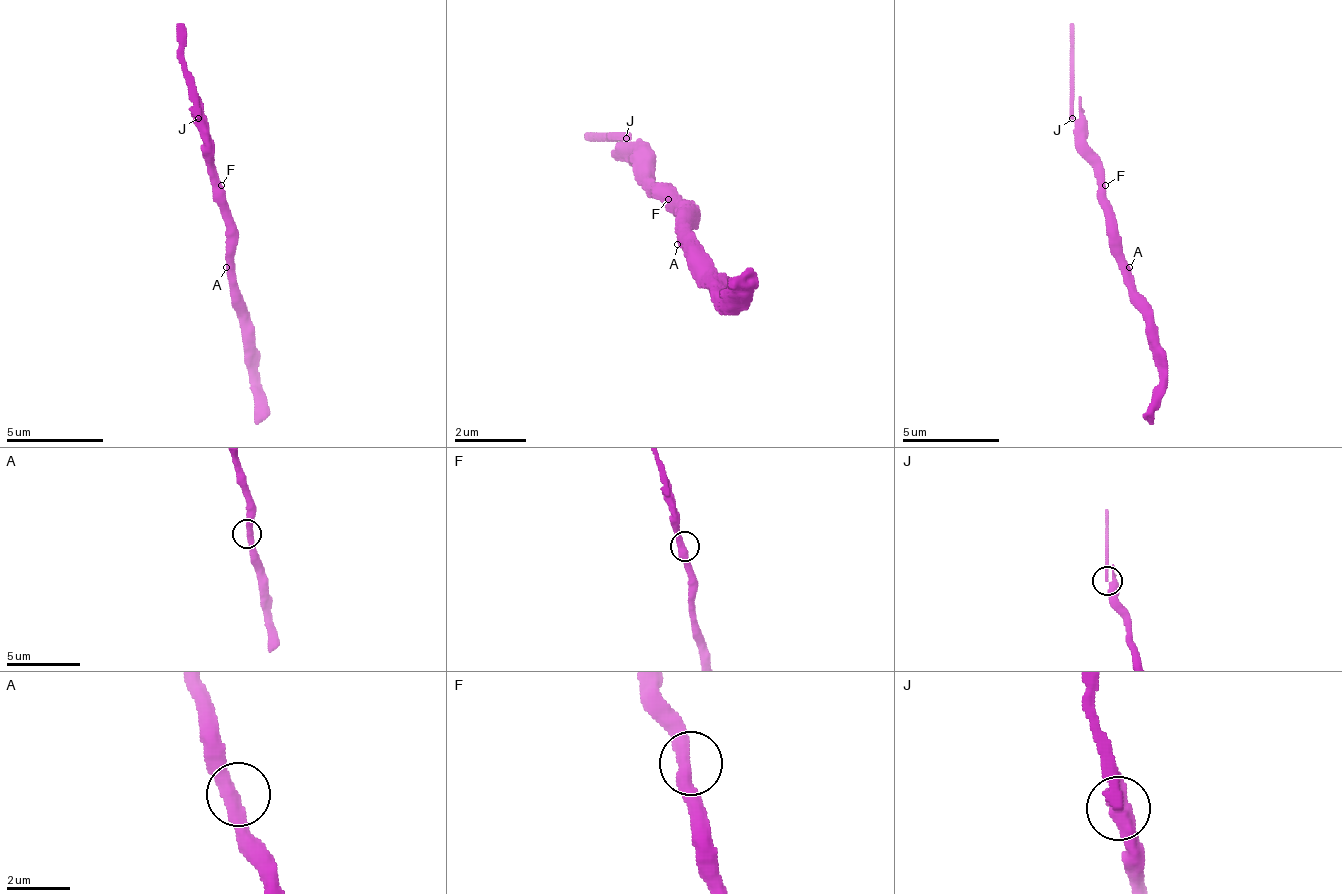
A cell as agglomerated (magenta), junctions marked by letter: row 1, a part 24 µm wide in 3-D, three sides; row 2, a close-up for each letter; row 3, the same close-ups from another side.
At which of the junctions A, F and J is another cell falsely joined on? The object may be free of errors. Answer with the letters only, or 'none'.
none

